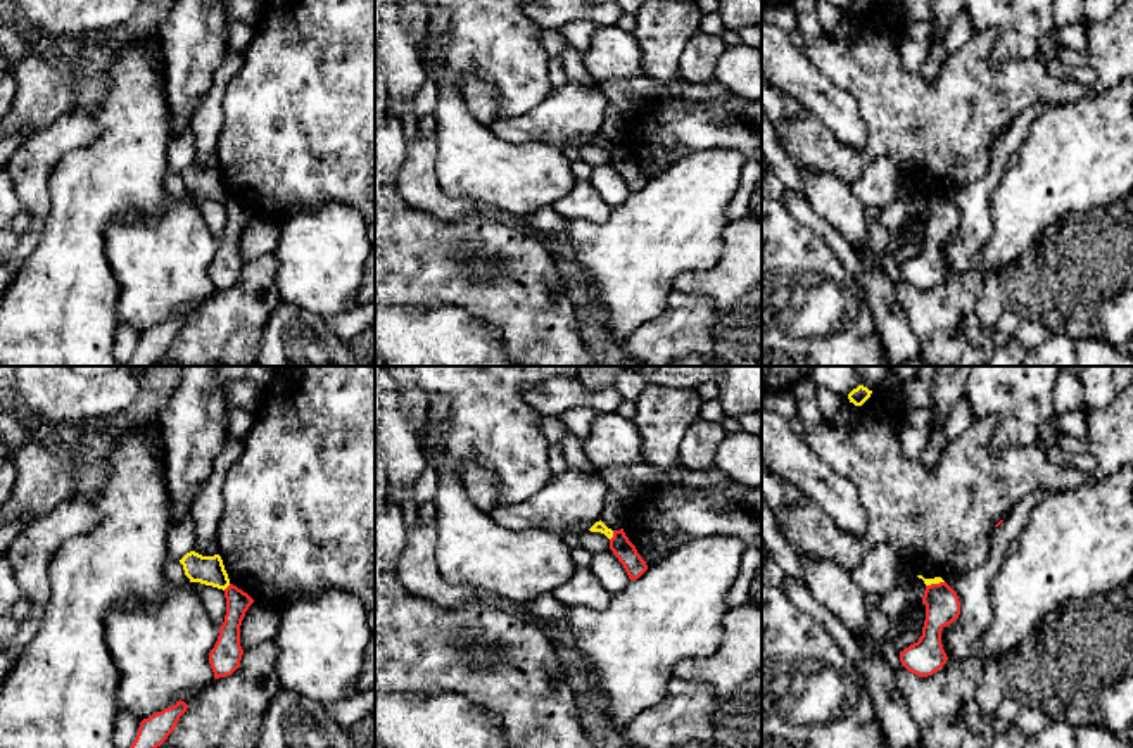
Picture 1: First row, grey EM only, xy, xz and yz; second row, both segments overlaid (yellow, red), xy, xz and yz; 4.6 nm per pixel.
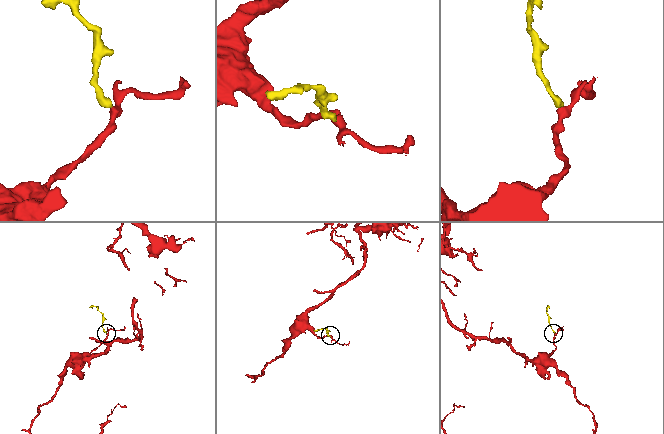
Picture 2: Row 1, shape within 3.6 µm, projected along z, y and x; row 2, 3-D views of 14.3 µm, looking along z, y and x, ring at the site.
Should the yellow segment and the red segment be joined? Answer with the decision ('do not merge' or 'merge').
do not merge

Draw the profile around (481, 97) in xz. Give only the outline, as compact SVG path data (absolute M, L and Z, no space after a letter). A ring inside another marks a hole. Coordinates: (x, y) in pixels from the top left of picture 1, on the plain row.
M468 73L463 78L463 98L470 112L487 126L496 117L501 105L496 88L475 73Z

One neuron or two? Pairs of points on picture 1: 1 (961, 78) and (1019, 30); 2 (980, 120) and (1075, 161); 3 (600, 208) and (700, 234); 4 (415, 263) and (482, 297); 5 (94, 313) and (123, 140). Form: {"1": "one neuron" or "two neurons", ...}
{"1": "two neurons", "2": "two neurons", "3": "two neurons", "4": "one neuron", "5": "one neuron"}

